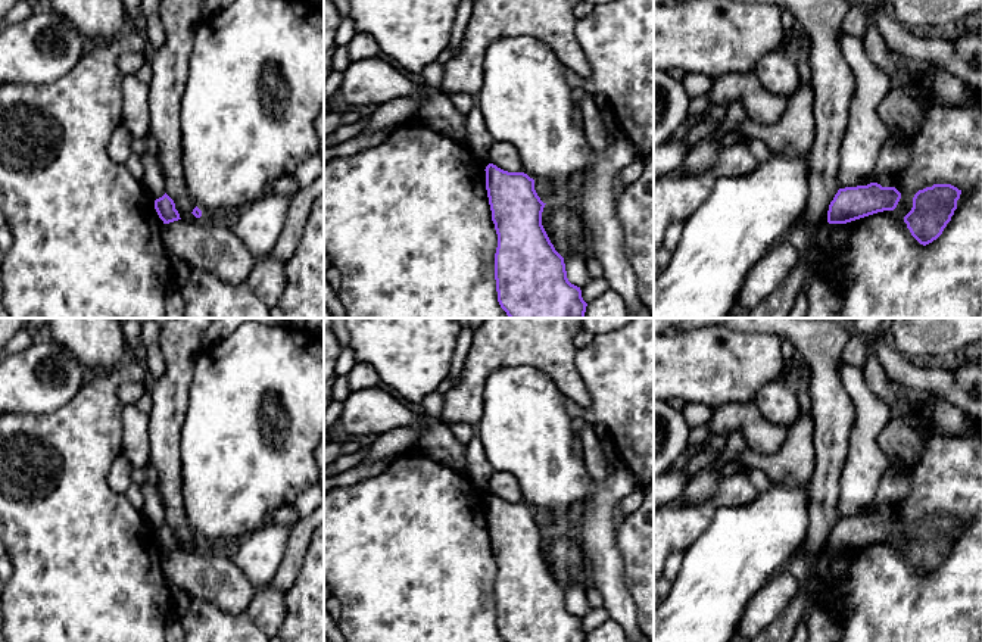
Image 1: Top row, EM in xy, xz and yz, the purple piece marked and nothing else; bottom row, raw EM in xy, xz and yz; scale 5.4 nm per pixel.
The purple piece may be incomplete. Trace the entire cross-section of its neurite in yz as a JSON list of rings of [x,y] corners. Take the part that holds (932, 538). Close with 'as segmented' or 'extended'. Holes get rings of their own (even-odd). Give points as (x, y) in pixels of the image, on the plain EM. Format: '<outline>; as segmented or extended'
[[[933,514],[914,524],[904,552],[920,574],[926,576],[942,564],[957,539],[960,524],[961,520],[951,514]]]; as segmented

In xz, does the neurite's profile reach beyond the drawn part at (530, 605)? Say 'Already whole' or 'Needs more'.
Already whole

